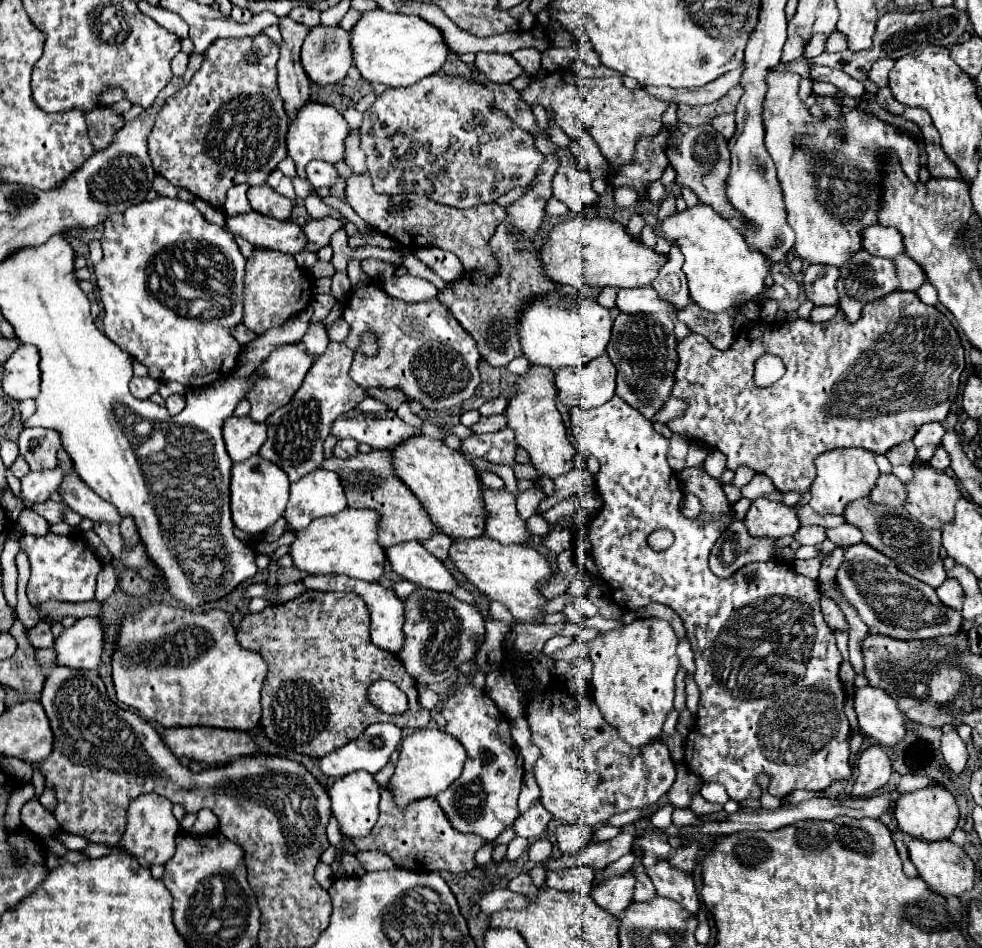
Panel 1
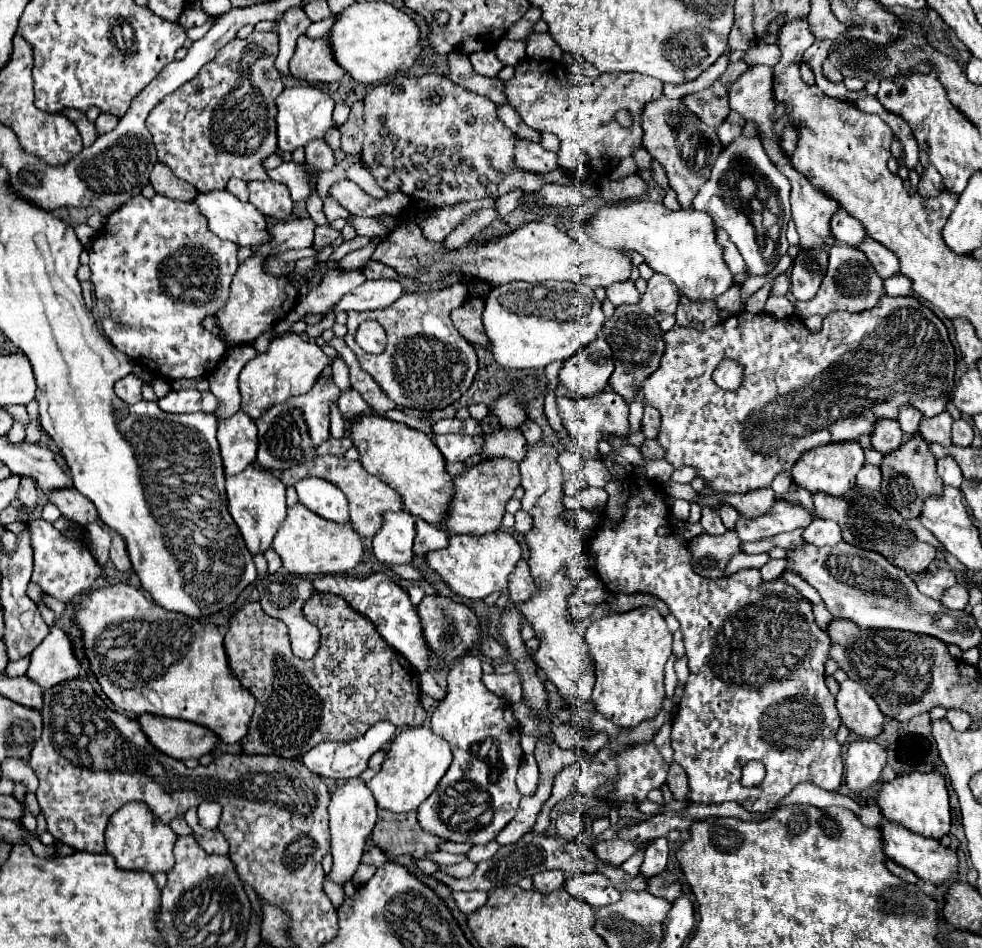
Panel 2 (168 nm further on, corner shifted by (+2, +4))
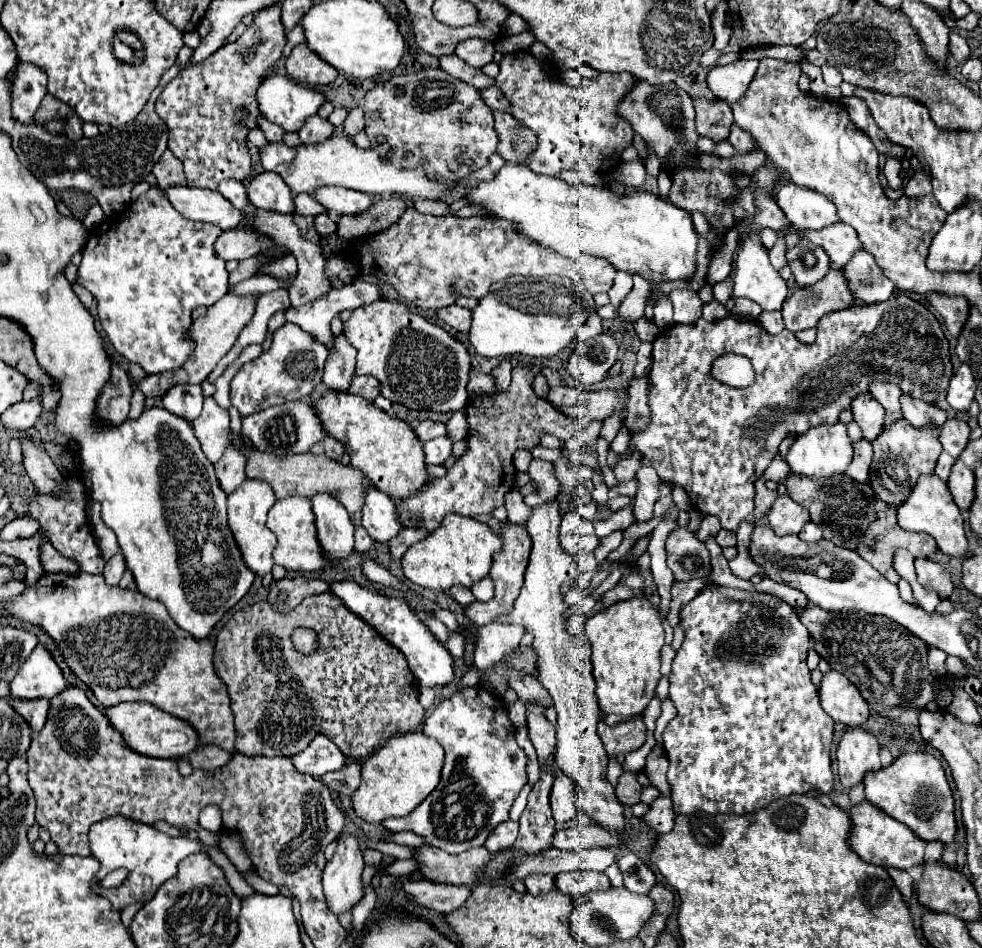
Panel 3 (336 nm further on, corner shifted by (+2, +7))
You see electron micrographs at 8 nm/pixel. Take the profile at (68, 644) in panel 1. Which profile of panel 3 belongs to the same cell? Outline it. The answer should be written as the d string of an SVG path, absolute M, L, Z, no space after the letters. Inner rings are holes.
M38 645L30 659L20 667L18 675L10 683L10 693L6 701L12 705L14 699L52 699L66 689L60 667L50 657L50 653Z

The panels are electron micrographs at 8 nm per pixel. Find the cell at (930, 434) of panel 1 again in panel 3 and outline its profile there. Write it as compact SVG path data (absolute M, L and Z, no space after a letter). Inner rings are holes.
M872 383L870 385L870 395L874 395L886 411L890 411L890 413L898 413L900 411L898 399L900 399L902 391L896 385L890 385L890 383Z

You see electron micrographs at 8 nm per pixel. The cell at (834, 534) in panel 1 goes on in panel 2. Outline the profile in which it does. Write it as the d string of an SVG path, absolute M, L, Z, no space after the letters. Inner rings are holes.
M814 518L804 530L804 540L814 546L836 546L842 542L842 528L834 520Z

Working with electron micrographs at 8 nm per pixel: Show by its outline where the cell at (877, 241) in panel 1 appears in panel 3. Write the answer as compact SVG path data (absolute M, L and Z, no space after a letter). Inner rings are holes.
M786 183L776 195L778 207L786 213L790 221L790 233L785 236L787 248L799 242L799 235L806 229L822 229L838 221L836 207L818 191L798 187L796 183Z

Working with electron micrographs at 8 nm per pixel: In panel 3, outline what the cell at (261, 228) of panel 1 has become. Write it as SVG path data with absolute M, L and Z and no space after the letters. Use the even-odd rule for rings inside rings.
M170 185L170 189L164 189L164 193L182 217L214 223L222 231L236 229L238 223L244 219L242 211L236 209L230 201L226 201L218 191Z

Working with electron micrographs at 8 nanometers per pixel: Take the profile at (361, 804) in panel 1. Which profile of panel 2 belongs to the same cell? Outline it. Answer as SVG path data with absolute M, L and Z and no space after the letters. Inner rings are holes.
M350 778L350 780L346 780L346 784L338 786L332 792L328 814L330 814L330 834L332 834L330 852L334 856L334 866L332 866L332 872L328 874L328 878L334 880L336 884L344 884L356 872L362 852L364 852L364 842L376 824L374 794L362 778Z

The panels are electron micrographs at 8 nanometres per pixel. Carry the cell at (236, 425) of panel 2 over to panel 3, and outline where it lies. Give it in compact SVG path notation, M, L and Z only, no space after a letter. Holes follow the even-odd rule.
M228 447L224 451L224 455L222 455L222 459L214 465L216 467L218 483L220 483L220 487L222 487L222 491L226 495L236 491L242 485L242 481L246 479L244 465L246 465L246 459L238 451L238 447Z

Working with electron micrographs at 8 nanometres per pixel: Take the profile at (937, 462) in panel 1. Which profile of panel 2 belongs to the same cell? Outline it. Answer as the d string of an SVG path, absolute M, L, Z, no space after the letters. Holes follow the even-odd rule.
M940 458L940 460L936 460L936 470L938 470L938 476L946 484L950 484L950 486L956 486L958 488L964 482L962 472L960 472L958 464L952 458Z

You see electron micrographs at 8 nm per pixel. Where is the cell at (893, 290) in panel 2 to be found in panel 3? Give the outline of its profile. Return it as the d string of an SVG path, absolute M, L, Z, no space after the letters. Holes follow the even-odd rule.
M864 249L856 251L850 263L842 265L842 275L846 275L846 281L850 283L850 293L854 295L856 305L886 301L894 291L894 283Z

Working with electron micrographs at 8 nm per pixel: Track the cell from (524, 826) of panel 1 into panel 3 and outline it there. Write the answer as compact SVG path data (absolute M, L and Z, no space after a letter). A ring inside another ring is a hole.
M506 821L506 823L500 823L500 825L490 833L490 839L486 839L484 847L486 847L492 855L496 855L498 851L504 851L504 849L508 849L510 845L514 845L516 837L518 837L518 823Z

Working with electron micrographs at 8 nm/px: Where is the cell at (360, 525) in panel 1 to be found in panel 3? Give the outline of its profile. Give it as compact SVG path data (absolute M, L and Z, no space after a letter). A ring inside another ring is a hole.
M290 497L290 499L276 501L272 505L272 509L268 511L268 529L274 531L278 537L278 545L272 553L272 557L286 571L314 573L320 567L326 567L326 559L324 559L320 545L318 545L318 539L316 539L316 527L314 527L314 515L312 515L310 499Z

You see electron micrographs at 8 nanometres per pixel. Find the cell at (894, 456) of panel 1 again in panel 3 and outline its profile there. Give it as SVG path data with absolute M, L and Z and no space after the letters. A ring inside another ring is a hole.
M858 395L858 399L852 399L850 411L854 421L862 429L862 437L866 441L876 439L884 429L884 407L872 397L872 395Z

